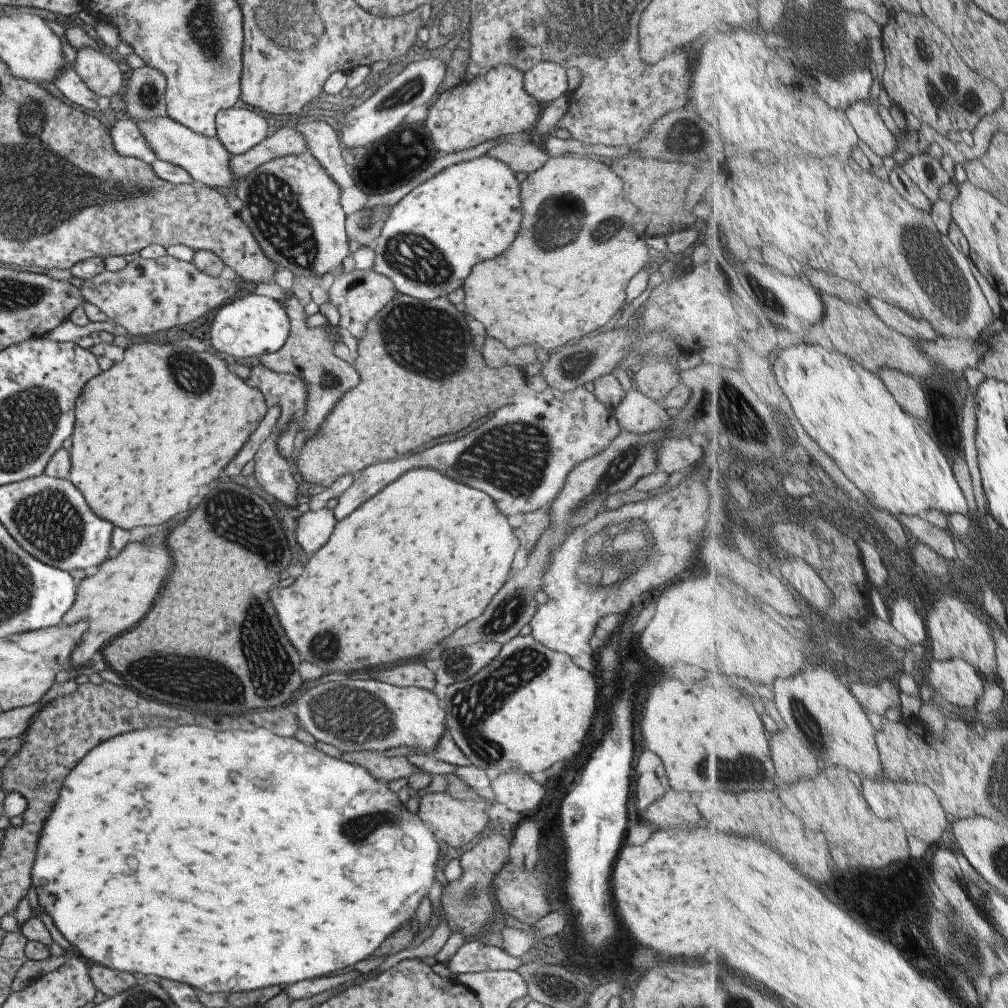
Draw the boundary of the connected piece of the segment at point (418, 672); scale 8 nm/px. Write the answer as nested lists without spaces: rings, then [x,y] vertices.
[[[404,662],[398,666],[390,666],[374,674],[374,678],[397,687],[418,687],[430,692],[433,692],[437,683],[434,668],[426,668],[424,664],[418,662]]]

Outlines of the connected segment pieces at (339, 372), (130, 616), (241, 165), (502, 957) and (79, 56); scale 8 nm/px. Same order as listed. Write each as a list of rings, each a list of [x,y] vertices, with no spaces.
[[[295,295],[286,298],[286,302],[283,302],[283,304],[286,305],[288,318],[291,322],[289,337],[280,350],[262,355],[259,357],[259,361],[274,372],[290,373],[306,380],[306,388],[309,391],[308,400],[306,400],[306,412],[303,415],[306,419],[306,426],[304,426],[302,434],[308,439],[320,430],[322,424],[326,422],[326,416],[332,412],[338,400],[348,390],[358,386],[360,374],[358,374],[355,366],[350,364],[350,361],[340,360],[334,354],[334,344],[341,340],[337,324],[328,324],[318,328],[308,326],[306,320],[309,316]]]
[[[131,540],[116,558],[104,560],[98,566],[96,574],[86,576],[76,582],[74,604],[62,617],[62,623],[70,625],[86,620],[88,630],[82,635],[81,642],[72,651],[70,658],[72,668],[92,665],[92,658],[98,656],[96,652],[102,646],[106,646],[113,638],[134,628],[142,620],[142,616],[148,612],[148,608],[152,606],[164,578],[170,574],[170,566],[174,560],[170,558],[170,554],[162,546],[152,550],[152,546],[148,545],[148,548],[150,548],[148,554],[144,554],[146,548],[142,546],[142,542]]]
[[[288,126],[288,128],[280,128],[272,136],[267,136],[248,152],[231,155],[230,170],[234,172],[235,179],[241,179],[270,160],[290,154],[302,154],[306,151],[304,136],[292,126]]]
[[[477,937],[467,940],[445,965],[454,974],[472,974],[485,970],[516,971],[523,960],[506,954],[501,948],[484,944]]]
[[[82,48],[76,54],[74,70],[96,96],[111,99],[116,96],[124,78],[118,64],[104,52],[94,48]]]

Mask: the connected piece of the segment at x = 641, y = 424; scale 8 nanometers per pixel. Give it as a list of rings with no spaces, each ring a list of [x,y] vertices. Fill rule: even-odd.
[[[631,388],[612,410],[615,423],[620,430],[628,430],[634,434],[648,434],[656,430],[666,430],[672,422],[666,409],[654,400],[642,396],[642,392]]]

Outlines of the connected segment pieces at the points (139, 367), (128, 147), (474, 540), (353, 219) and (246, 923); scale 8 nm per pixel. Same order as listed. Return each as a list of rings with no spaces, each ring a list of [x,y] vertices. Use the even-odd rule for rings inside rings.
[[[142,342],[133,344],[125,349],[122,360],[115,362],[109,370],[102,371],[85,384],[76,403],[76,422],[72,432],[72,448],[70,453],[71,468],[68,480],[84,494],[86,504],[94,510],[98,518],[110,520],[114,526],[120,526],[130,531],[136,526],[148,524],[164,524],[176,514],[182,514],[190,508],[190,498],[196,496],[198,488],[216,480],[222,468],[236,456],[236,452],[244,446],[244,442],[258,428],[258,423],[266,416],[268,406],[264,395],[257,388],[252,388],[245,380],[230,372],[228,364],[223,358],[218,358],[210,352],[194,352],[190,348],[182,348],[180,344],[156,344],[156,342]]]
[[[125,116],[124,120],[119,120],[110,129],[110,138],[112,138],[114,150],[120,156],[142,160],[146,164],[152,164],[158,159],[156,153],[148,146],[142,130],[128,116]]]
[[[417,468],[406,472],[392,484],[388,484],[376,496],[362,503],[362,506],[354,510],[350,516],[337,521],[328,542],[309,556],[308,562],[303,566],[302,576],[298,576],[294,580],[294,584],[288,588],[272,590],[270,600],[278,612],[282,628],[286,628],[288,640],[302,654],[302,660],[316,662],[316,664],[320,664],[320,668],[324,668],[324,646],[326,646],[326,668],[324,668],[326,674],[382,666],[382,664],[390,664],[396,660],[408,660],[408,658],[418,656],[432,644],[453,635],[455,630],[464,626],[466,622],[480,616],[488,608],[494,595],[504,586],[506,578],[512,570],[514,556],[518,556],[516,554],[518,548],[520,548],[518,536],[514,534],[512,526],[508,524],[508,518],[502,512],[498,512],[498,508],[494,506],[490,496],[486,496],[484,492],[478,492],[462,482],[456,482],[441,472],[436,472],[434,468]]]
[[[384,205],[367,210],[360,209],[345,217],[345,228],[352,251],[358,246],[374,246],[389,212],[390,206]]]
[[[154,724],[151,726],[152,728],[144,728],[144,730],[138,730],[138,732],[132,731],[130,734],[126,732],[126,734],[114,736],[114,738],[98,744],[96,748],[92,748],[70,770],[70,774],[66,776],[66,780],[63,780],[60,794],[56,798],[56,804],[54,804],[50,816],[46,818],[41,837],[38,838],[38,846],[36,846],[36,852],[34,852],[34,866],[32,866],[32,872],[30,872],[31,897],[39,914],[41,915],[41,913],[46,912],[50,916],[50,920],[60,930],[60,934],[64,936],[64,940],[67,940],[70,946],[76,948],[78,956],[83,956],[95,962],[95,964],[106,966],[110,970],[126,971],[130,974],[139,972],[157,980],[171,980],[187,984],[192,988],[203,990],[208,994],[224,993],[229,995],[230,993],[264,989],[266,986],[272,986],[272,984],[276,984],[276,986],[278,984],[286,984],[286,986],[290,986],[290,984],[300,982],[300,980],[318,978],[318,976],[332,974],[332,972],[344,970],[348,966],[354,966],[356,962],[366,960],[366,958],[373,956],[374,952],[381,947],[386,936],[393,934],[398,928],[404,926],[404,924],[415,920],[417,917],[416,910],[418,910],[420,902],[430,894],[430,890],[434,886],[434,880],[436,880],[436,860],[438,860],[438,854],[440,854],[438,836],[433,831],[433,825],[422,820],[418,814],[412,814],[400,802],[398,793],[392,792],[387,784],[382,784],[382,781],[376,780],[366,768],[354,766],[354,764],[348,764],[348,762],[342,762],[338,758],[330,758],[330,756],[326,756],[324,752],[320,752],[312,744],[298,742],[296,738],[276,736],[276,734],[268,732],[266,728],[256,728],[254,732],[238,732],[238,730],[212,732],[212,730],[204,728],[204,726],[190,726],[190,724],[188,726],[176,726],[176,728],[170,728],[170,730],[168,728],[162,728],[162,726],[154,728]],[[350,820],[382,820],[382,822],[372,822],[372,824],[368,824],[368,828],[358,828],[358,826],[362,826],[362,822],[350,822]]]

